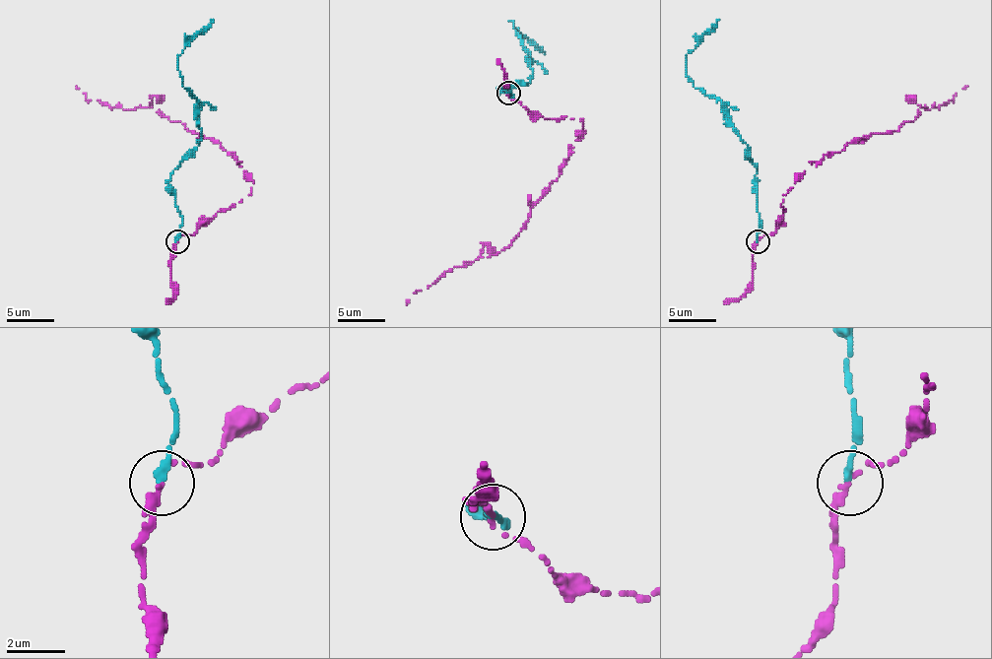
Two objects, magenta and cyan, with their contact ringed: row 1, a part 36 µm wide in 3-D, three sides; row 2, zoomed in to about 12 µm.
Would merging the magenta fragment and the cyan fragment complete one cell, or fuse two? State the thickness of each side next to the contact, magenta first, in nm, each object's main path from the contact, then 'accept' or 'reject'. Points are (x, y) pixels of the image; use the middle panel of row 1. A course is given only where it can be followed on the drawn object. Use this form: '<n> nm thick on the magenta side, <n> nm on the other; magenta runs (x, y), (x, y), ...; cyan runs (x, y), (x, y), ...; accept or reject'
280 nm thick on the magenta side, 280 nm on the other; magenta runs (508, 93), (530, 113), (580, 118), (585, 130), (511, 242), (444, 271), (406, 304); cyan runs (506, 93), (513, 95), (499, 93), (508, 93), (530, 83), (530, 54), (508, 21), (545, 54); reject

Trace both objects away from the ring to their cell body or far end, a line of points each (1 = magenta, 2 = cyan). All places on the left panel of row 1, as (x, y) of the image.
1: (177, 242), (248, 195), (253, 180), (230, 152), (180, 121), (152, 107), (88, 100), (76, 86)
2: (175, 242), (182, 216), (168, 180), (199, 145), (199, 100), (182, 86), (177, 69), (180, 55), (213, 20)

